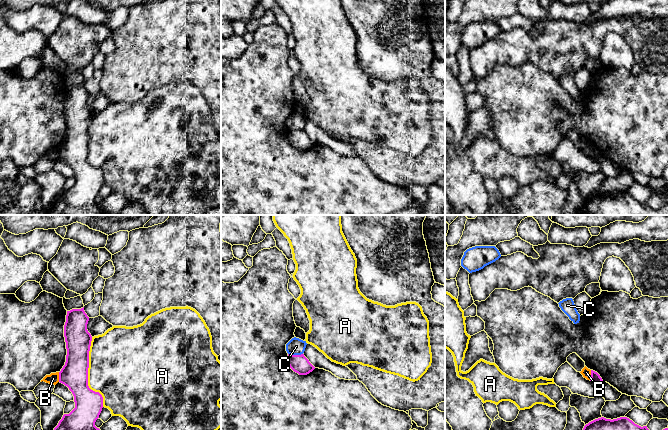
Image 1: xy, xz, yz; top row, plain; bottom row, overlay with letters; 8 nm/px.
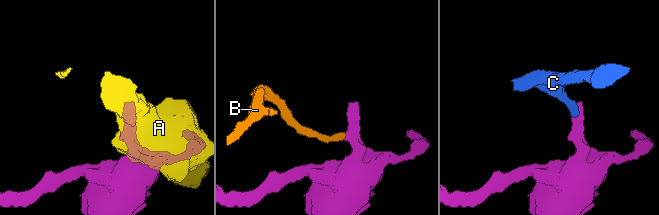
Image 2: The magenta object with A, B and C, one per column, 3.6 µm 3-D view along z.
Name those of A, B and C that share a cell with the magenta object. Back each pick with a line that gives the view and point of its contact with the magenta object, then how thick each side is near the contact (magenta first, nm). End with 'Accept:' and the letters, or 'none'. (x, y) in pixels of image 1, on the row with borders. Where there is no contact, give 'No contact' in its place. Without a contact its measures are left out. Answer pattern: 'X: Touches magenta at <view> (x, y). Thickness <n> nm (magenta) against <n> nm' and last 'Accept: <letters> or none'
Accept: none

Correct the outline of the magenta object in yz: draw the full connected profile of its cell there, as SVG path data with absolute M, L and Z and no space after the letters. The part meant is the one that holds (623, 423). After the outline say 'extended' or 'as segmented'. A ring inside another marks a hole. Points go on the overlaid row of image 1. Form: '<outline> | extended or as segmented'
M604 417L595 419L586 424L583 430L649 430L647 426L639 426L627 417L617 419L606 419Z | as segmented

